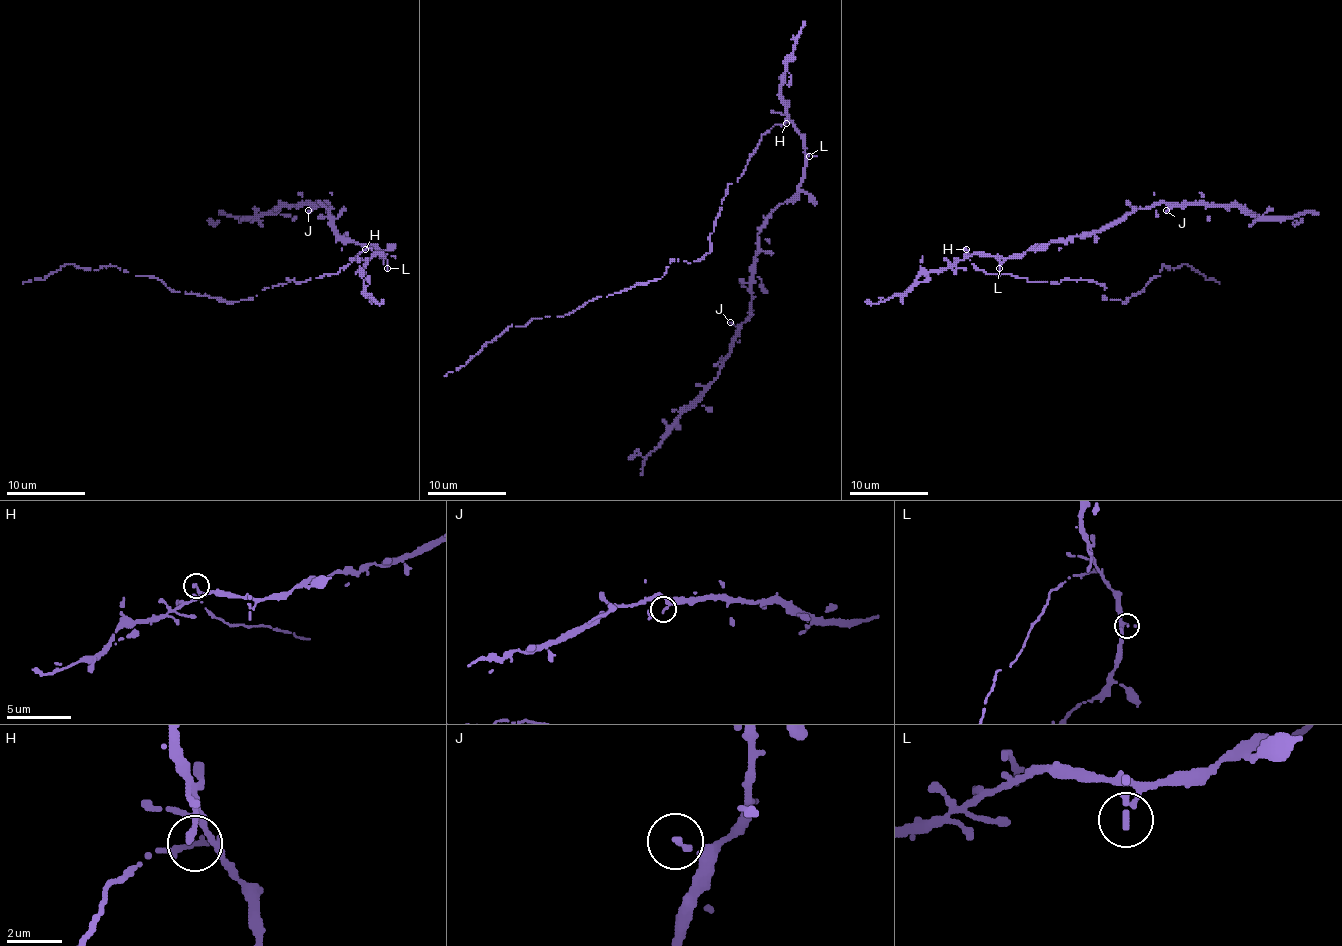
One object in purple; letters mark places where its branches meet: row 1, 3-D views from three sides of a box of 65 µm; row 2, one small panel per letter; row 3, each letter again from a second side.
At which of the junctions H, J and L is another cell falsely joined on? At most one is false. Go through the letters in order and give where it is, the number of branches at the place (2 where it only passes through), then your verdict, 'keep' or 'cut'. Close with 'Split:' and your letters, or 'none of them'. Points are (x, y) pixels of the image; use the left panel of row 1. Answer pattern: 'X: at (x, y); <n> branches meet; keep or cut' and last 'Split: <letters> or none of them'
H: at (365, 249); 1 branches meet; cut
J: at (308, 210); 1 branches meet; keep
L: at (387, 268); 1 branches meet; keep
Split: H

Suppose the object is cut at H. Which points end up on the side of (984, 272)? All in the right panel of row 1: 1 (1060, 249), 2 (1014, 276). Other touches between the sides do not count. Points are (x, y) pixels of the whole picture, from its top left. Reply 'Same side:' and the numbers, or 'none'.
Same side: 2

